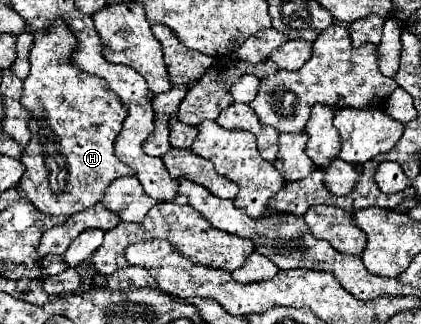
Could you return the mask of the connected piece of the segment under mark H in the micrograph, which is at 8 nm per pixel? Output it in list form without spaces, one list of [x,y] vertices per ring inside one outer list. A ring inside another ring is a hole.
[[[56,19],[48,31],[34,31],[34,43],[30,49],[30,75],[24,79],[22,85],[24,93],[20,97],[20,103],[30,113],[28,123],[32,139],[20,157],[26,171],[18,185],[18,191],[26,195],[36,205],[36,209],[46,215],[70,217],[74,213],[90,209],[102,201],[104,191],[112,181],[126,175],[134,175],[134,171],[122,161],[118,161],[118,157],[114,155],[114,139],[122,131],[122,123],[128,111],[118,101],[118,97],[106,87],[106,81],[82,73],[70,63],[70,57],[76,47],[78,41],[74,33],[66,27],[64,19]]]

